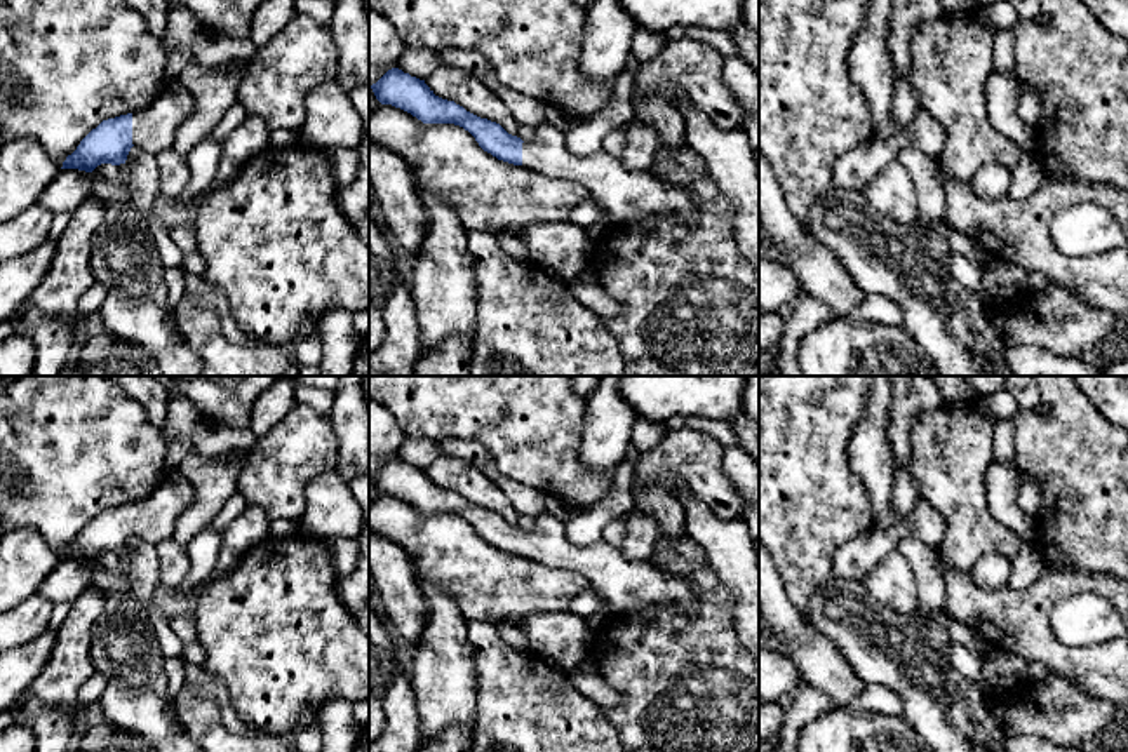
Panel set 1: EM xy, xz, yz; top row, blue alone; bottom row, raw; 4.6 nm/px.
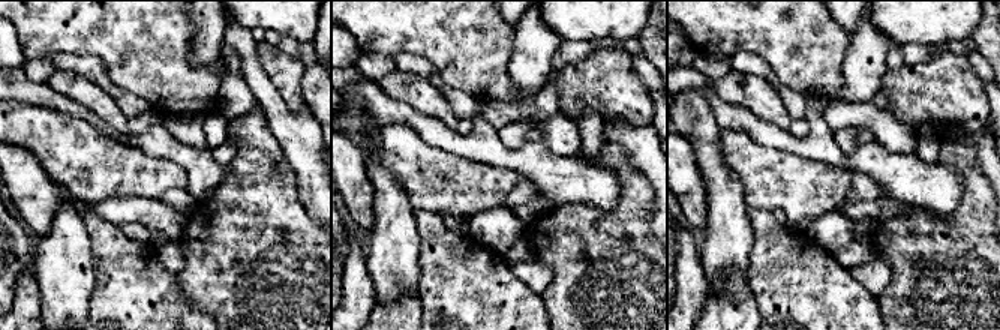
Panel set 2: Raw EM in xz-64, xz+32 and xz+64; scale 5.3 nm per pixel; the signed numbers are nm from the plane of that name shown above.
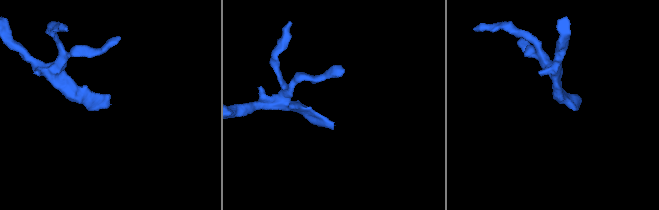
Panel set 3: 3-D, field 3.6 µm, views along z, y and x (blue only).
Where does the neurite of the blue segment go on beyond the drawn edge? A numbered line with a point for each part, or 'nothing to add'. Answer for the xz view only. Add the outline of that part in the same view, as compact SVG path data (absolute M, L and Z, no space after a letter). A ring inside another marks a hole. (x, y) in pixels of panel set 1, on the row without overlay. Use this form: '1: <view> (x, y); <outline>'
1: xz (625, 585); M547 512L536 515L531 531L522 533L522 555L580 573L611 614L644 606L675 606L682 611L695 611L698 606L691 581L660 571L649 559L630 561L618 547L606 541L578 547L567 540L564 524Z

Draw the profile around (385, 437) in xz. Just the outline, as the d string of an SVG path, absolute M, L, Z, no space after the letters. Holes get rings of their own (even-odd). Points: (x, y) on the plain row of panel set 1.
M369 399L369 456L395 458L404 439L393 414Z

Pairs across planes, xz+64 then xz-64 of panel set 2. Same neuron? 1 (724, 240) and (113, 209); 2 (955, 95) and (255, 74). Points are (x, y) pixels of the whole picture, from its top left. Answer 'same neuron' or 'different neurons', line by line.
1: different neurons
2: different neurons

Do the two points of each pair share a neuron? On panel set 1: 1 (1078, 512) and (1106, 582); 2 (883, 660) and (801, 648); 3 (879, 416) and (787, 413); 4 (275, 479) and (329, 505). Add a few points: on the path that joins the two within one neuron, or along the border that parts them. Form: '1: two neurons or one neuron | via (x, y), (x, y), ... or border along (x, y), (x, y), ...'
1: two neurons | border along (1060, 571), (1102, 571), (1109, 575)
2: two neurons | border along (815, 625), (867, 684)
3: two neurons | border along (871, 394), (852, 434), (848, 456)
4: two neurons | border along (333, 469), (308, 483), (305, 512), (298, 524)

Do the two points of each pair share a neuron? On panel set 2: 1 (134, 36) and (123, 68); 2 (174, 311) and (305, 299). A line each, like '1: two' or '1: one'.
1: one
2: two

